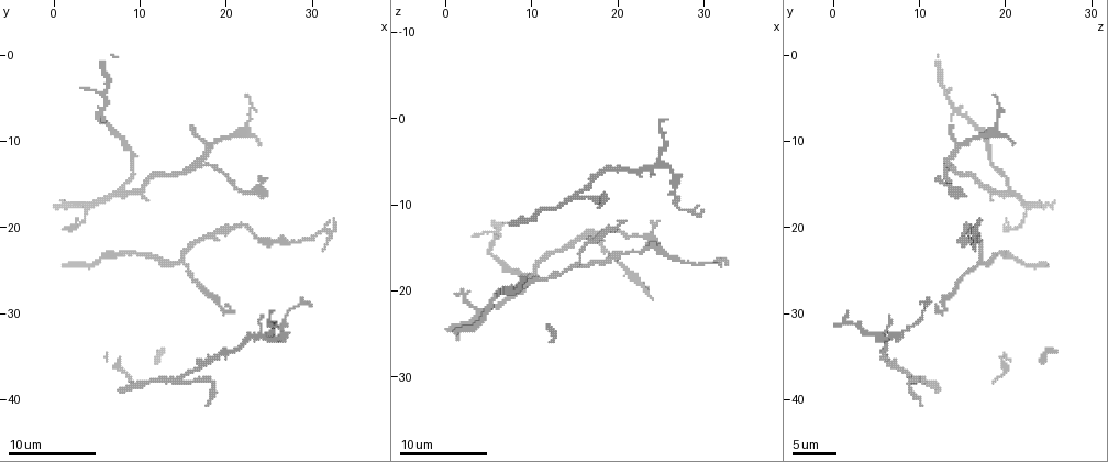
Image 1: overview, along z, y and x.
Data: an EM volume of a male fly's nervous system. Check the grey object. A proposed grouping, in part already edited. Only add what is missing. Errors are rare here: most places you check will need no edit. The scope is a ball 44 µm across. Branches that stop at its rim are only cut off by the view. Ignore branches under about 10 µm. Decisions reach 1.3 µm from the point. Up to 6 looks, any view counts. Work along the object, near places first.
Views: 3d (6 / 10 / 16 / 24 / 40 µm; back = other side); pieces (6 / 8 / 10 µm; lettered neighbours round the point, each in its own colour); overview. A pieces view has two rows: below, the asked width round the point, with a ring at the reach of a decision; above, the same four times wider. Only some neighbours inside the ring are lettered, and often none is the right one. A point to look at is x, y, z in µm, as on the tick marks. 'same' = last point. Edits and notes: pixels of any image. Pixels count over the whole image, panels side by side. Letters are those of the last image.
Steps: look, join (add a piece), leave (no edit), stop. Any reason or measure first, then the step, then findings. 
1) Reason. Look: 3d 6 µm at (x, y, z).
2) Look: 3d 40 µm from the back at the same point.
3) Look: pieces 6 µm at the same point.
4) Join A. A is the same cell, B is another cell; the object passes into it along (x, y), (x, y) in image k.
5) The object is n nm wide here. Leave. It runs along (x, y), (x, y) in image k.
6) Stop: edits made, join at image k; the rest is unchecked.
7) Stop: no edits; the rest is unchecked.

Tapers out. Look: pieces 6 µm at (2.6, 19.2, 20.2).

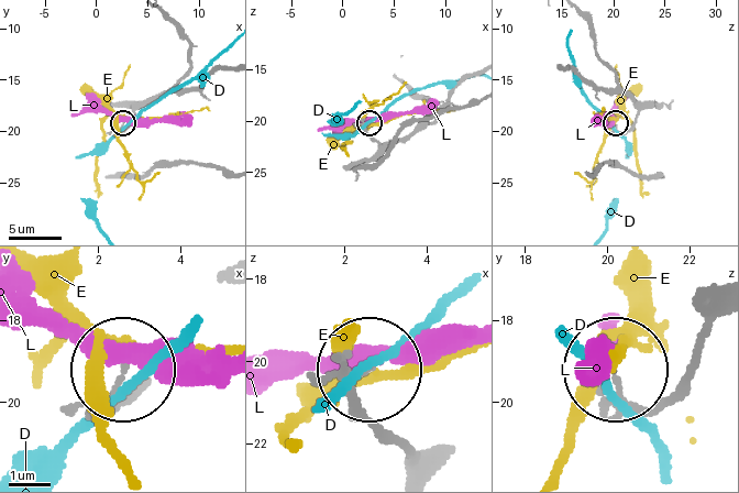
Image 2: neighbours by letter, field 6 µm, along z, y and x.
Leave. D, E and L are other cells; it runs along (474, 73), (400, 139), (381, 144), (367, 130), (368, 122) in image 2; none of them fits.

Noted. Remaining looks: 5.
Free end. Look: pieces 10 µm at (16.0, 8.2, 13.8).

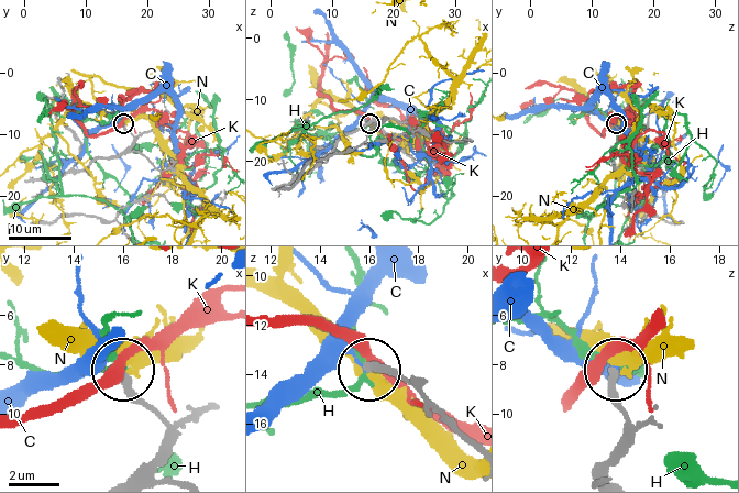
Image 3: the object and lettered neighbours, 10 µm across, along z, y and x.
Leave. C, H, K and N are other cells; no lettered piece goes on from it.

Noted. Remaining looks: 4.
Free end. Look: pieces 6 µm at (24.8, 14.2, 12.0).

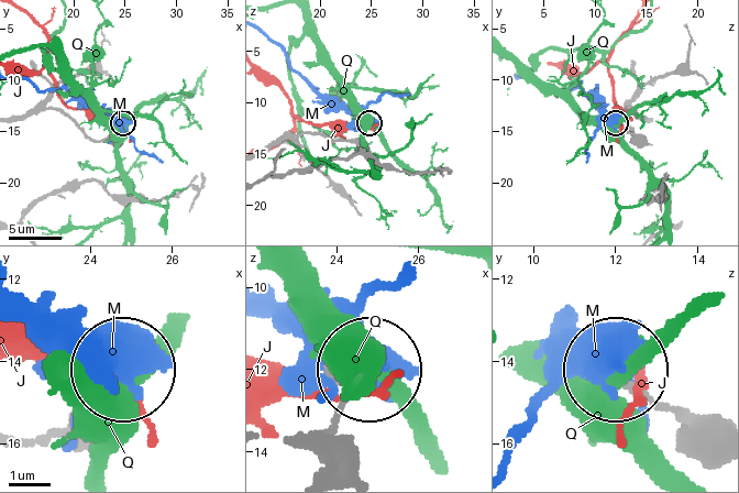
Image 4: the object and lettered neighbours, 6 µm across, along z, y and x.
Leave. J, M and Q are other cells; none of them fits.

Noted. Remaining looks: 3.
Stop: no edits; the rest is unchecked.

